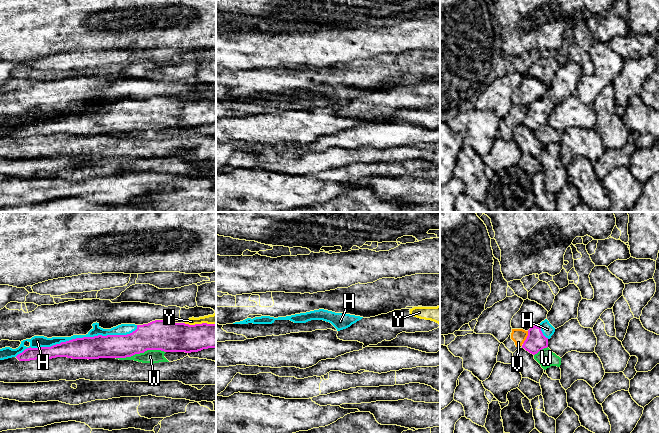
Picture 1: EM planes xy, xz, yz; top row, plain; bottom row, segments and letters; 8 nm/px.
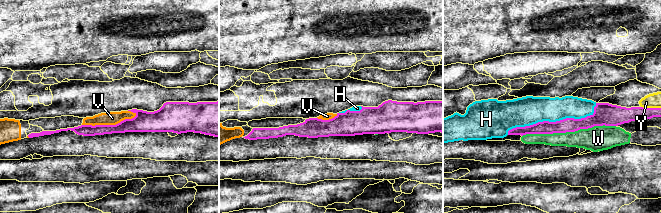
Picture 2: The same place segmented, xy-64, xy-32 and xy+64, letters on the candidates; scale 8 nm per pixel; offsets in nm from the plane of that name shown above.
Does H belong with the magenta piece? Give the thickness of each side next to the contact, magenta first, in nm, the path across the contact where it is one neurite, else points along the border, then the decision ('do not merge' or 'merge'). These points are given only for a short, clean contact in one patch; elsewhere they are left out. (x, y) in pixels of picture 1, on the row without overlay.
180 nm thick on the magenta side, 80 nm on the other; merge

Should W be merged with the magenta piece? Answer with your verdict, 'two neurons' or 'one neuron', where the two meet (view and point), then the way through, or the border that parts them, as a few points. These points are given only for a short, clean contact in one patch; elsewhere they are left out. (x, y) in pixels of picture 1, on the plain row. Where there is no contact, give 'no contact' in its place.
two neurons; meets magenta in xy at (140, 128)

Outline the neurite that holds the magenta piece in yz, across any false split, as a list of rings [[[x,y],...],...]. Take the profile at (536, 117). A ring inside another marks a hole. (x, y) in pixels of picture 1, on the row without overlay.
[[[547,95],[538,101],[534,101],[528,106],[528,112],[524,117],[522,124],[535,131],[539,127],[548,123],[548,116],[554,110],[555,104]]]

